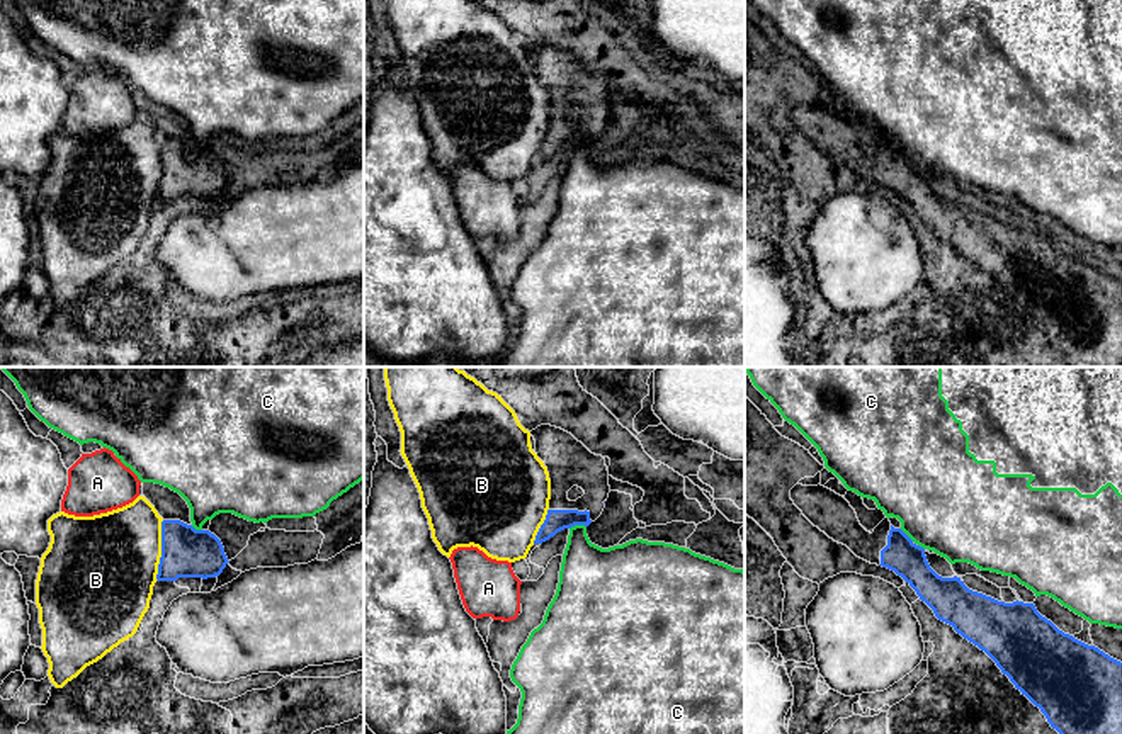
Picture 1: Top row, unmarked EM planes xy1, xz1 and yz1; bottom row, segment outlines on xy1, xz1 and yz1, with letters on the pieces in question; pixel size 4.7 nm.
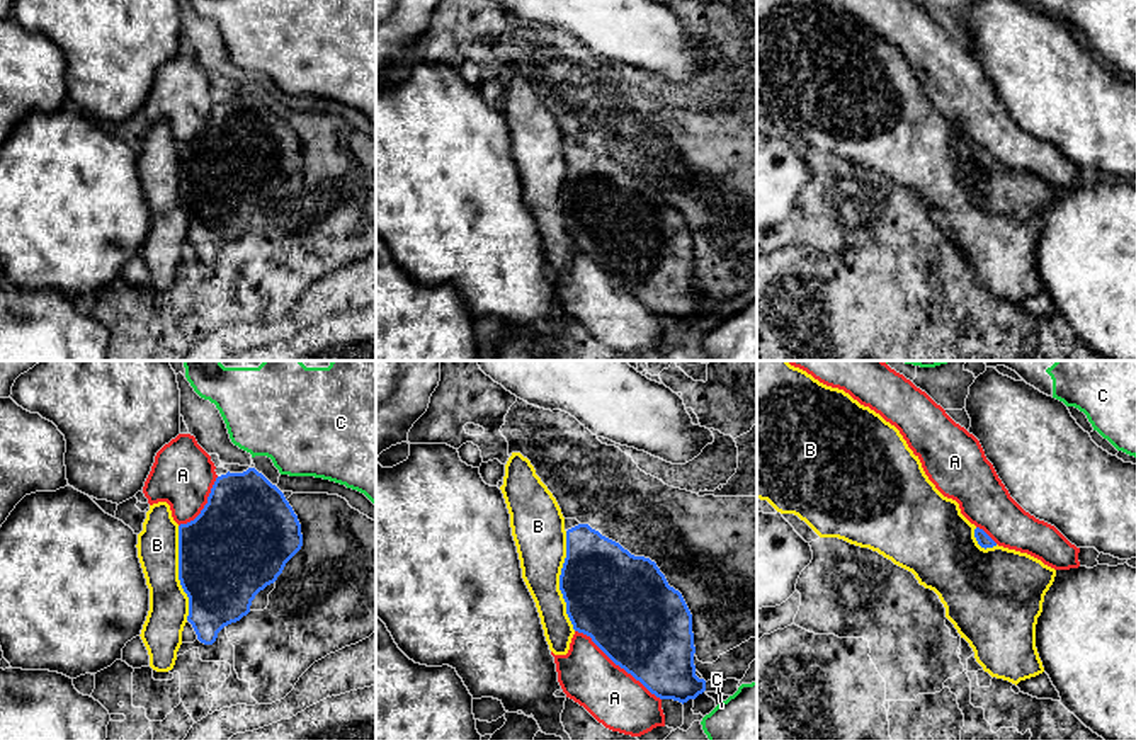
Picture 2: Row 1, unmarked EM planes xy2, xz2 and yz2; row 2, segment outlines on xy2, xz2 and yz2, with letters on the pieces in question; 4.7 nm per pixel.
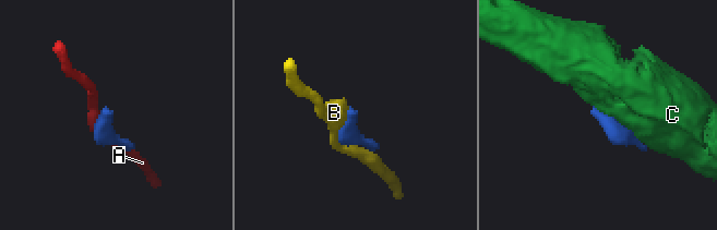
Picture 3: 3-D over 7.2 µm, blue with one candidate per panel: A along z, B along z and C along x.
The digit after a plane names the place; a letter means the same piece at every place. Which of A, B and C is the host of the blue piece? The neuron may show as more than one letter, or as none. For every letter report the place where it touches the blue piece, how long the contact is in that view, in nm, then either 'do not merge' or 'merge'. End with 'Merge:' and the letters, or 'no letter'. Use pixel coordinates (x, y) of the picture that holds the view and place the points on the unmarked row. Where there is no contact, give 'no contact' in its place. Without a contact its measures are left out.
A: contact xz2 (618, 283); length 550 nm; do not merge
B: contact xz2 (560, 199); length 480 nm; do not merge
C: contact xz1 (577, 143); length 80 nm; do not merge
Merge: no letter

